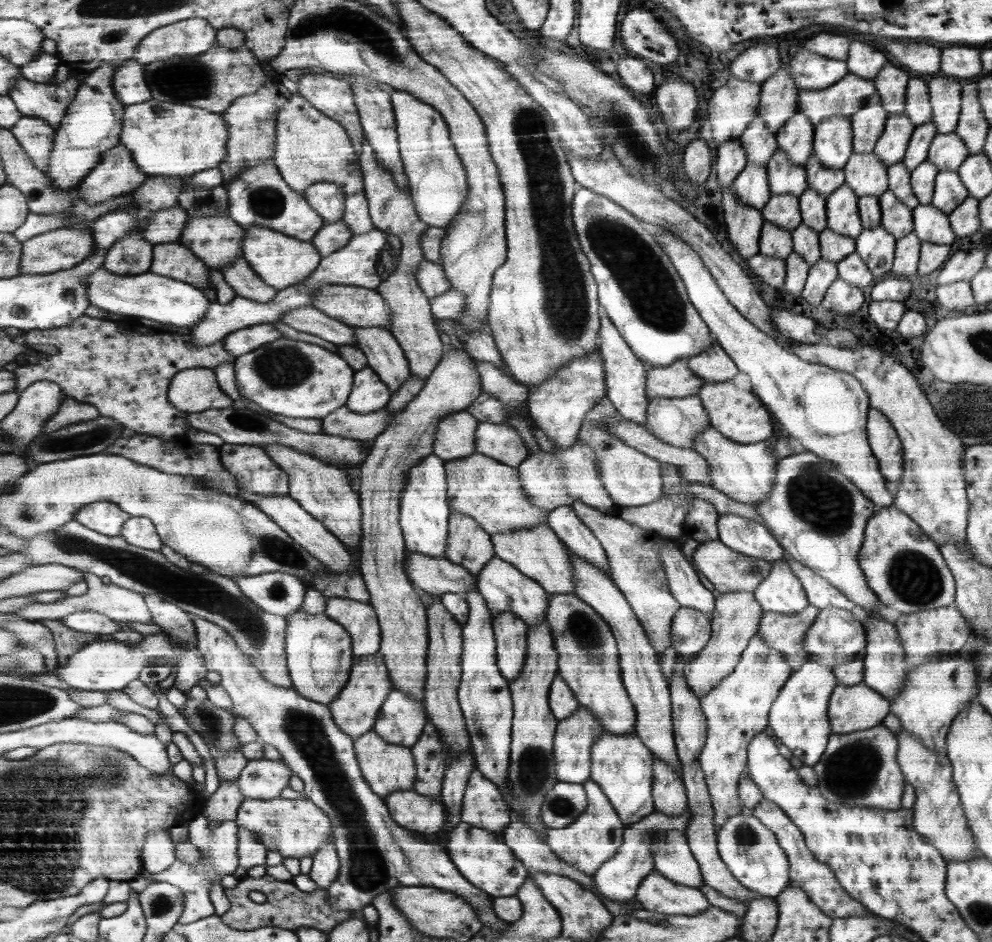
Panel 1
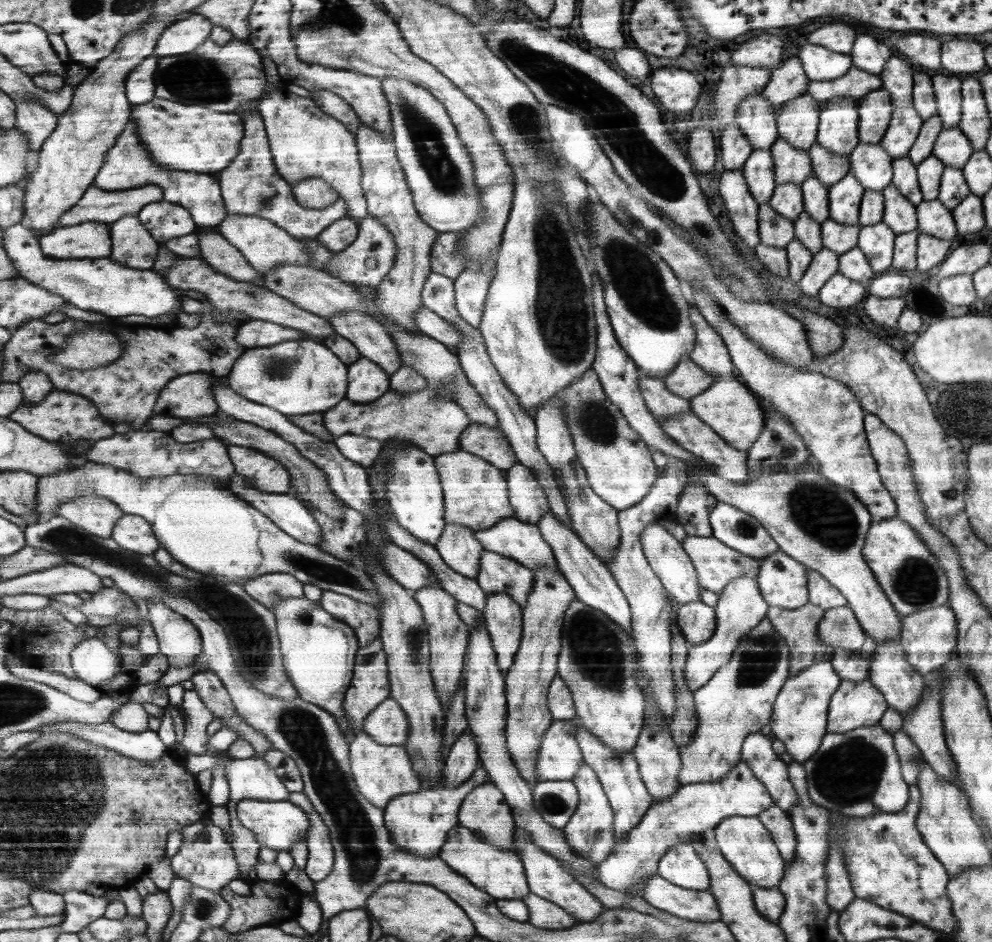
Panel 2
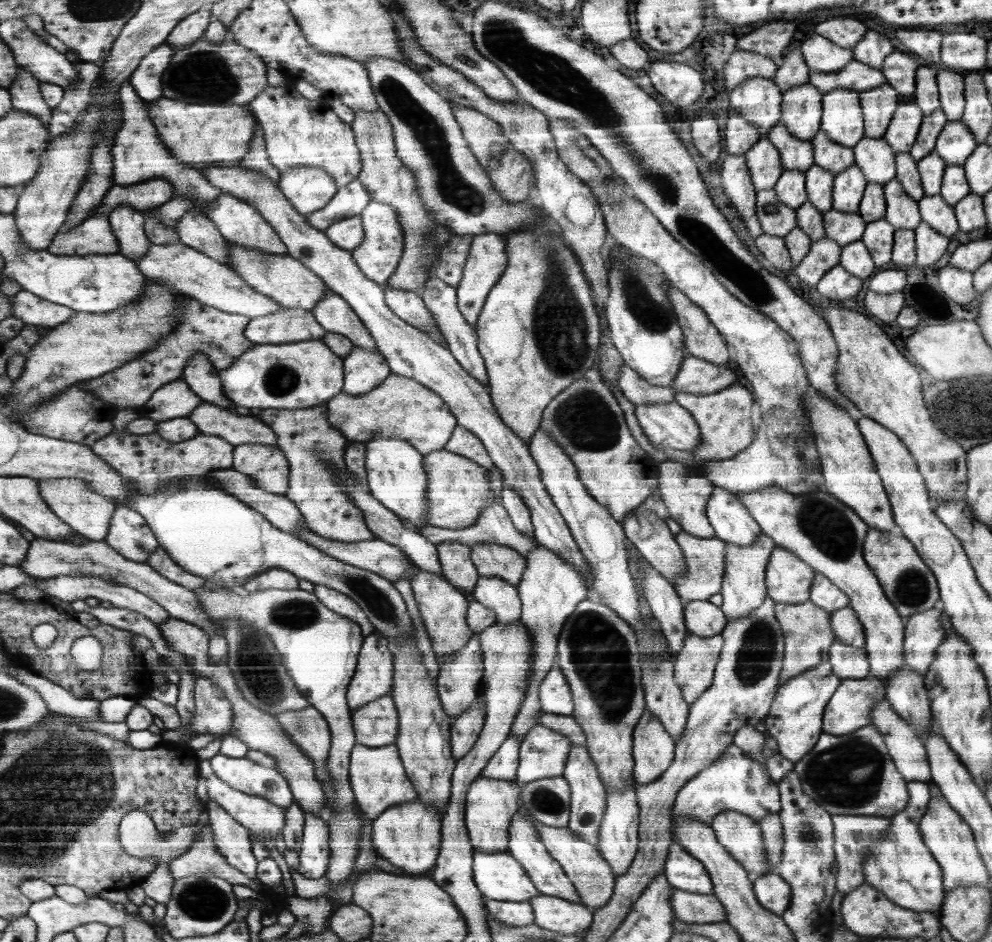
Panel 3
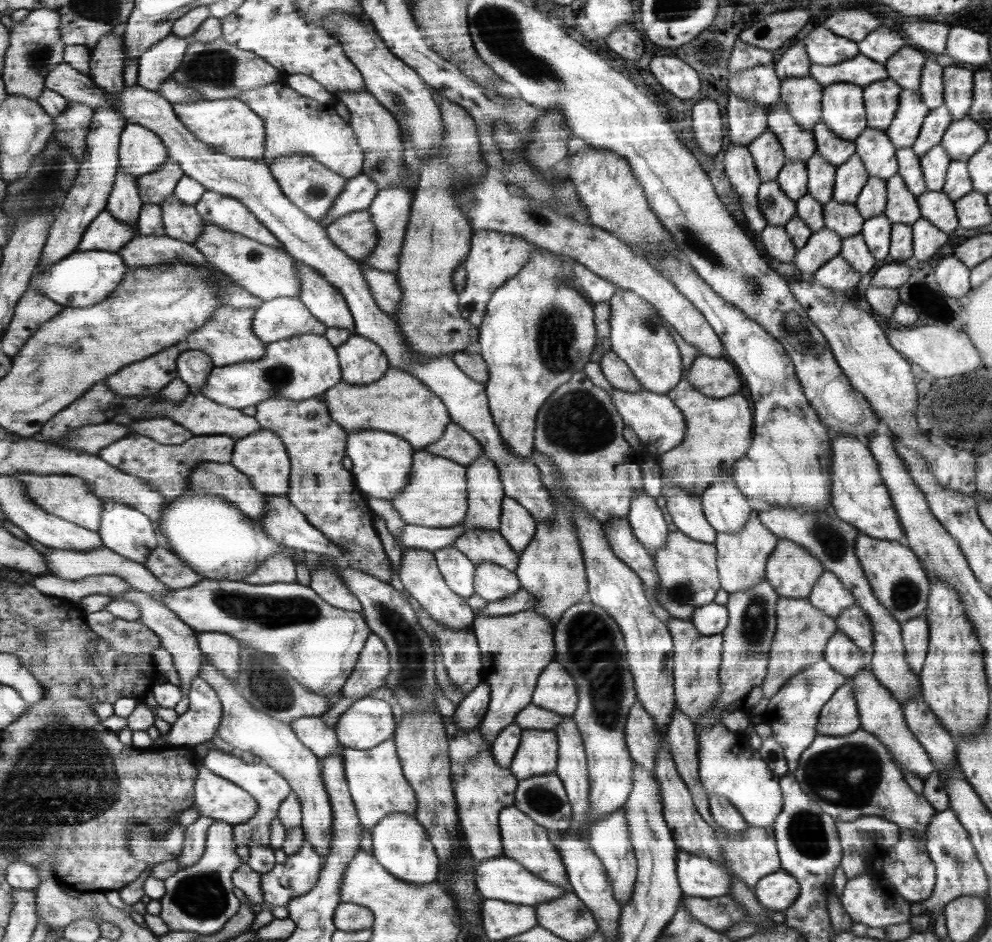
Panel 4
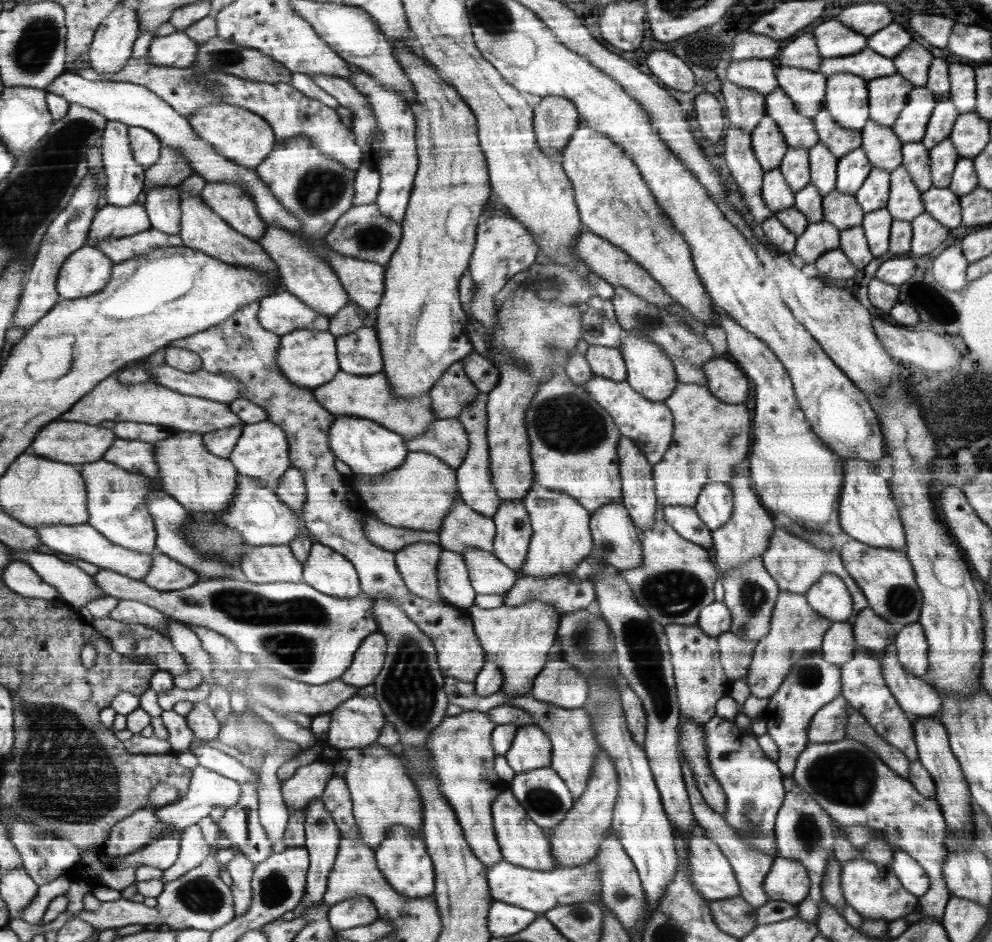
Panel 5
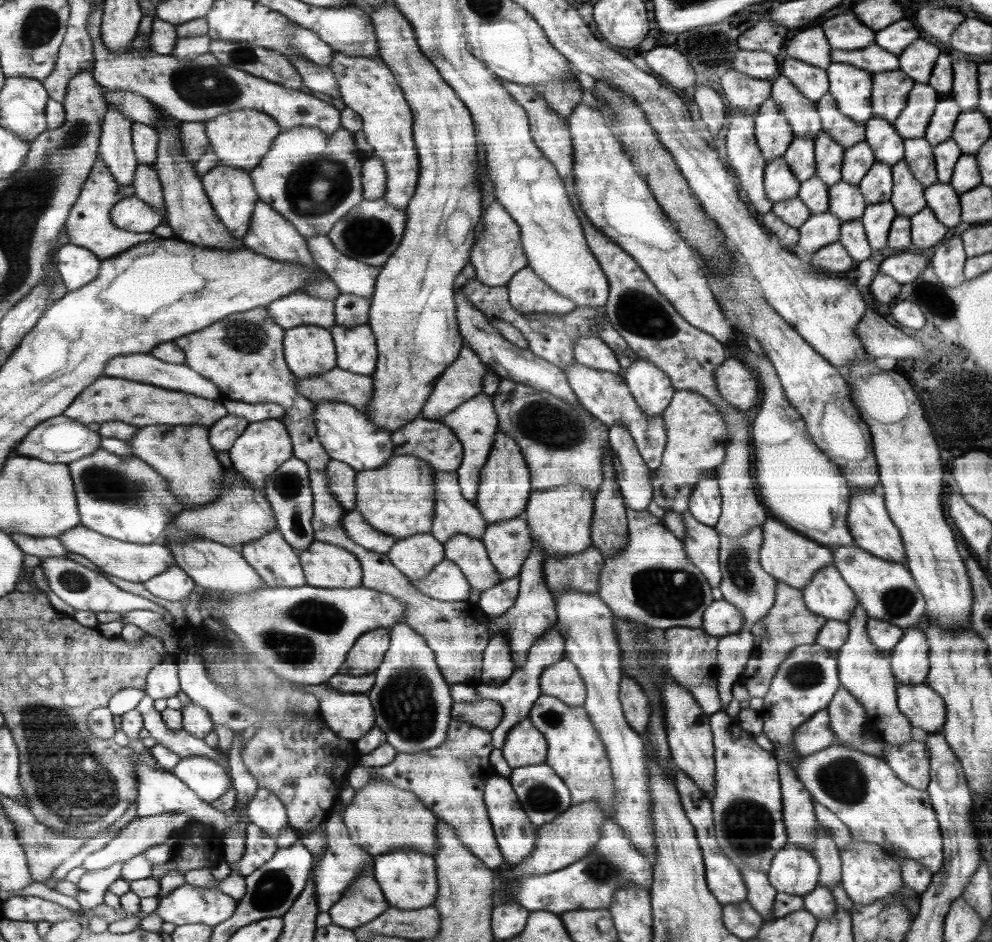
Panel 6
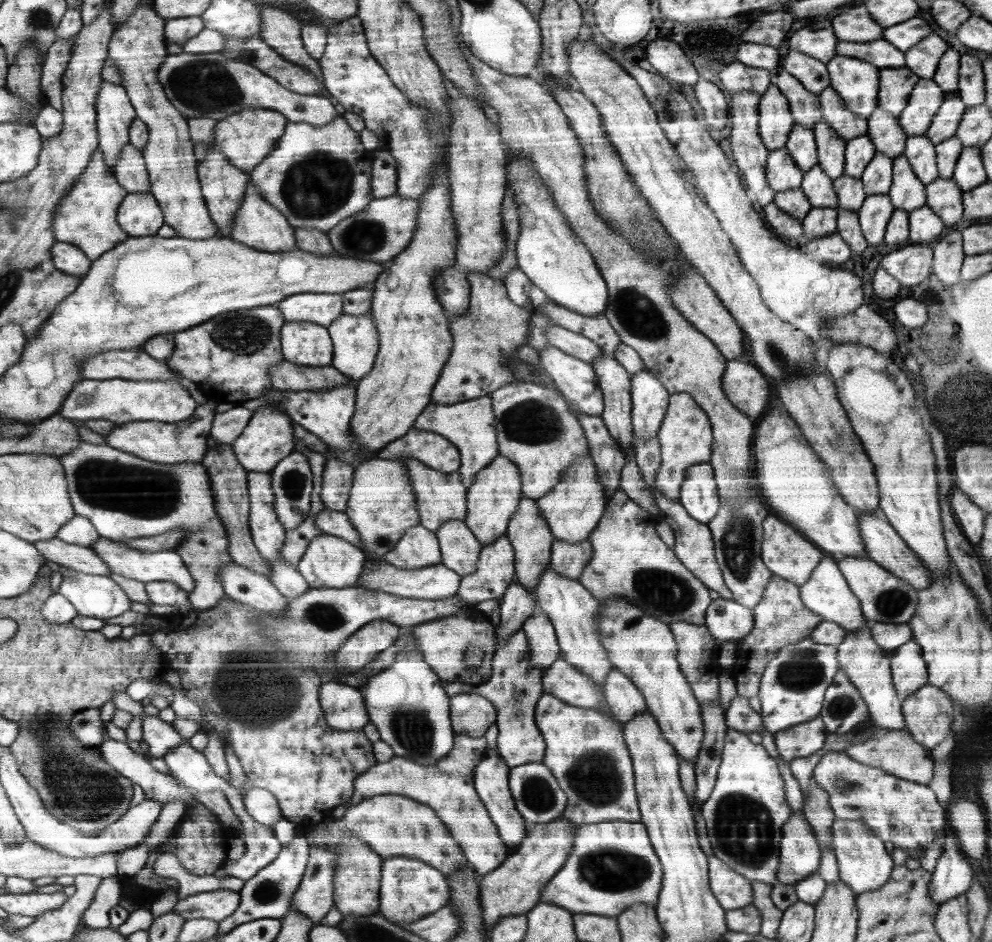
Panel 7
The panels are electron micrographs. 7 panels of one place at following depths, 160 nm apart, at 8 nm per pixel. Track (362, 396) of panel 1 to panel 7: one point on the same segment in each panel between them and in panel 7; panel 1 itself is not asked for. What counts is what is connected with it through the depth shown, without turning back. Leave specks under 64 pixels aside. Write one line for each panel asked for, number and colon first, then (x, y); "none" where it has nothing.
2: (368, 382)
3: (366, 369)
4: (363, 361)
5: (360, 353)
6: (357, 348)
7: (355, 337)

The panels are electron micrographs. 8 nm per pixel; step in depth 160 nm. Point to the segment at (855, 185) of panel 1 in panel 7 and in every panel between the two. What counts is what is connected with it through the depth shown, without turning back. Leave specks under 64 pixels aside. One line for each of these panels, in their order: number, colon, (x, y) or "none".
2: (871, 165)
3: (874, 157)
4: (878, 154)
5: (883, 149)
6: (888, 147)
7: (883, 128)

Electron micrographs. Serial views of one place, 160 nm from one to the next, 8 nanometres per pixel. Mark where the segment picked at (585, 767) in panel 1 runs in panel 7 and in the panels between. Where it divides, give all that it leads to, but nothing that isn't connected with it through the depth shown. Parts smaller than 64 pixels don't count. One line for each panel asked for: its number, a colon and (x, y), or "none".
2: (560, 757)
3: (543, 753)
4: (537, 753)
5: (531, 749)
6: (525, 744)
7: (515, 685)

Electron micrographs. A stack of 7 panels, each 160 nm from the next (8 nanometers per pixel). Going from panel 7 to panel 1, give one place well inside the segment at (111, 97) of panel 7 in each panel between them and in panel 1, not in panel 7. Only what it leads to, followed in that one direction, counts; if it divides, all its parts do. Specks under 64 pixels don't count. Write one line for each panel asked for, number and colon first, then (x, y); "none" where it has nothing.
1: (130, 255)
2: (133, 246)
3: (127, 223)
4: (125, 202)
5: (126, 179)
6: (116, 149)

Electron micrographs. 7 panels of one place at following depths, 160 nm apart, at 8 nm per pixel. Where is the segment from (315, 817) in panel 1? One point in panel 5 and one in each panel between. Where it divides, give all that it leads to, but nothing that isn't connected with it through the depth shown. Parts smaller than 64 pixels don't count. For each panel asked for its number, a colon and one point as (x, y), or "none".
2: (280, 824)
3: (260, 816)
4: (215, 797)
5: (208, 789)

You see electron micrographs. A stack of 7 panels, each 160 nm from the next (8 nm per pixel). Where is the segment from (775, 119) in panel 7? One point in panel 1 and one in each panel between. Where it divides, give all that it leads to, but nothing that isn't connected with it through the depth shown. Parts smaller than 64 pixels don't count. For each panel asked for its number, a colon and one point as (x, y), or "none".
1: (752, 187)
2: (758, 170)
3: (764, 161)
4: (767, 152)
5: (769, 145)
6: (773, 133)

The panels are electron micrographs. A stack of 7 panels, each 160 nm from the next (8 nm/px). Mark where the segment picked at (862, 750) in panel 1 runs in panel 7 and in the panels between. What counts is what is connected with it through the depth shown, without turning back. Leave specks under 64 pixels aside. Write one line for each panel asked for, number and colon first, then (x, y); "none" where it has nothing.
2: (858, 773)
3: (852, 774)
4: (852, 776)
5: (849, 781)
6: (867, 797)
7: (906, 815)

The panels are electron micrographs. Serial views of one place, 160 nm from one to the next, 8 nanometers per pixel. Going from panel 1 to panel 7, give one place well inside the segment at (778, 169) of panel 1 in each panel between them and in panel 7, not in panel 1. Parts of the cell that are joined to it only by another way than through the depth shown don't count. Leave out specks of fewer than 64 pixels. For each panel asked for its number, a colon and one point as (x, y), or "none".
2: (792, 164)
3: (797, 154)
4: (798, 144)
5: (799, 131)
6: (803, 113)
7: (805, 105)

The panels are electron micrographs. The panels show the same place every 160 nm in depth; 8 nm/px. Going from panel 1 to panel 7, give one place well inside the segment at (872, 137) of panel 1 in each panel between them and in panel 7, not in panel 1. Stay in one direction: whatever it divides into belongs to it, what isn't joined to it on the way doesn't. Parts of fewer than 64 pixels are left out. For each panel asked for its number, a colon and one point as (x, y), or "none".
2: (875, 109)
3: (878, 105)
4: (882, 97)
5: (887, 96)
6: (890, 90)
7: (895, 86)

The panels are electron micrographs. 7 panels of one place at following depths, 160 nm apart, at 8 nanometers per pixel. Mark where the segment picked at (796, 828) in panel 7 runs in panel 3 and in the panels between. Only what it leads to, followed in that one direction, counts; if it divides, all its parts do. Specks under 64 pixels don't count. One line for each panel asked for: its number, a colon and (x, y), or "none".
3: (774, 893)
4: (779, 891)
5: (788, 880)
6: (794, 870)

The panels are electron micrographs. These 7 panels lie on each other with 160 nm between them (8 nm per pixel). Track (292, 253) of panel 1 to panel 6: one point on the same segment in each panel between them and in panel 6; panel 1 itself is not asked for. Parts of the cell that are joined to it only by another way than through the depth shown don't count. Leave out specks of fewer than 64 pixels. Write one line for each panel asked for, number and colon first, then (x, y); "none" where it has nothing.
2: (265, 246)
3: (240, 223)
4: (227, 212)
5: (235, 205)
6: (231, 190)

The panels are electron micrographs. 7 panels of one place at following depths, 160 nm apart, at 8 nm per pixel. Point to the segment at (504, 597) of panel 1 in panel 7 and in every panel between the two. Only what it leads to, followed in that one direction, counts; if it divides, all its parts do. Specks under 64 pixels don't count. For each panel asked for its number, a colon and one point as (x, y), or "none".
2: (499, 574)
3: (493, 560)
4: (480, 545)
5: (463, 528)
6: (454, 514)
7: (442, 497)

